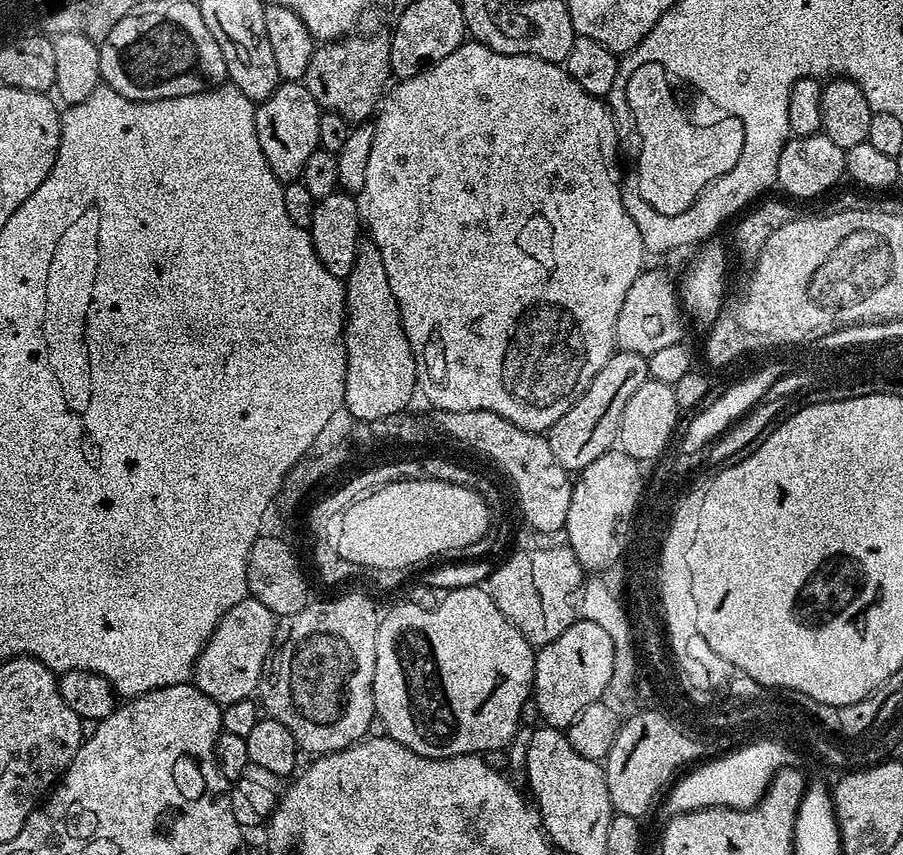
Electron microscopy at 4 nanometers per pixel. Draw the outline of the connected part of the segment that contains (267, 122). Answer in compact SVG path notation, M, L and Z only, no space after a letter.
M282 82L270 98L256 104L258 146L262 146L262 154L266 154L270 170L274 170L282 182L299 181L310 154L320 147L318 118L321 111L320 104L302 82Z

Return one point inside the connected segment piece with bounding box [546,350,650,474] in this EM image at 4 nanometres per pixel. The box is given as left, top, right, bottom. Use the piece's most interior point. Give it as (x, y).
(591, 427)

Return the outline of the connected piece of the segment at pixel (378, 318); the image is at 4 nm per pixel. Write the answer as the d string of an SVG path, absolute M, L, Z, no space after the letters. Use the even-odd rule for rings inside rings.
M364 242L357 247L356 261L350 270L350 274L344 280L344 345L346 346L346 390L344 391L343 411L349 412L353 421L374 420L389 417L390 414L398 414L409 407L412 395L417 395L418 385L416 383L416 363L414 354L410 350L410 342L406 338L406 330L402 326L402 318L398 310L398 302L394 298L394 290L390 290L390 282L386 278L386 266L382 266L382 254L378 254L378 246L371 242Z

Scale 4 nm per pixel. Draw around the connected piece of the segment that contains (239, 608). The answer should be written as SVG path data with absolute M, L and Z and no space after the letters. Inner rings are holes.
M249 598L230 606L230 610L226 610L214 634L204 643L204 649L196 659L196 688L221 706L255 697L264 673L264 665L272 653L277 623L276 615L266 610L266 606L262 606L262 602L257 600Z

